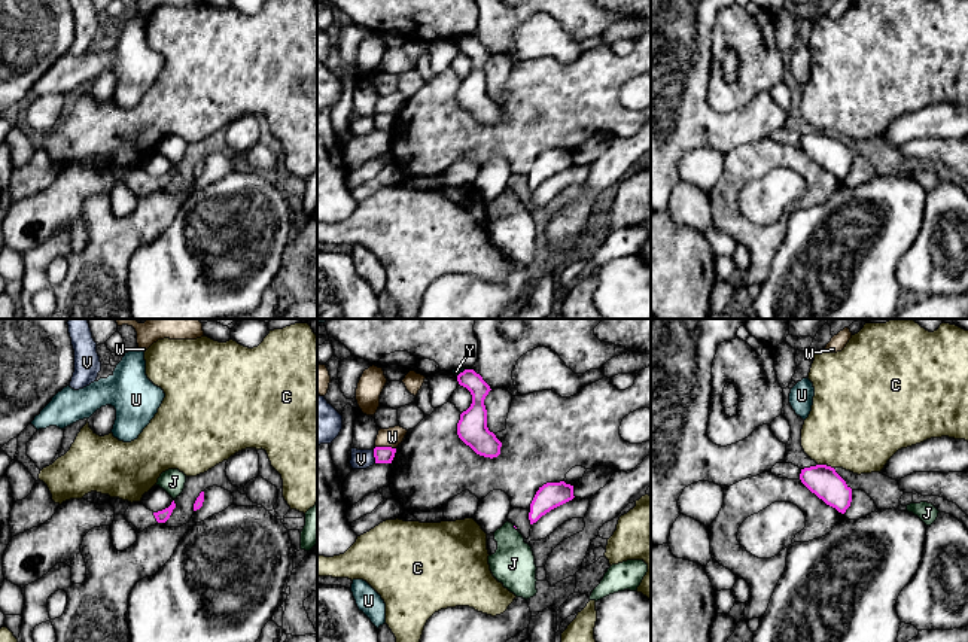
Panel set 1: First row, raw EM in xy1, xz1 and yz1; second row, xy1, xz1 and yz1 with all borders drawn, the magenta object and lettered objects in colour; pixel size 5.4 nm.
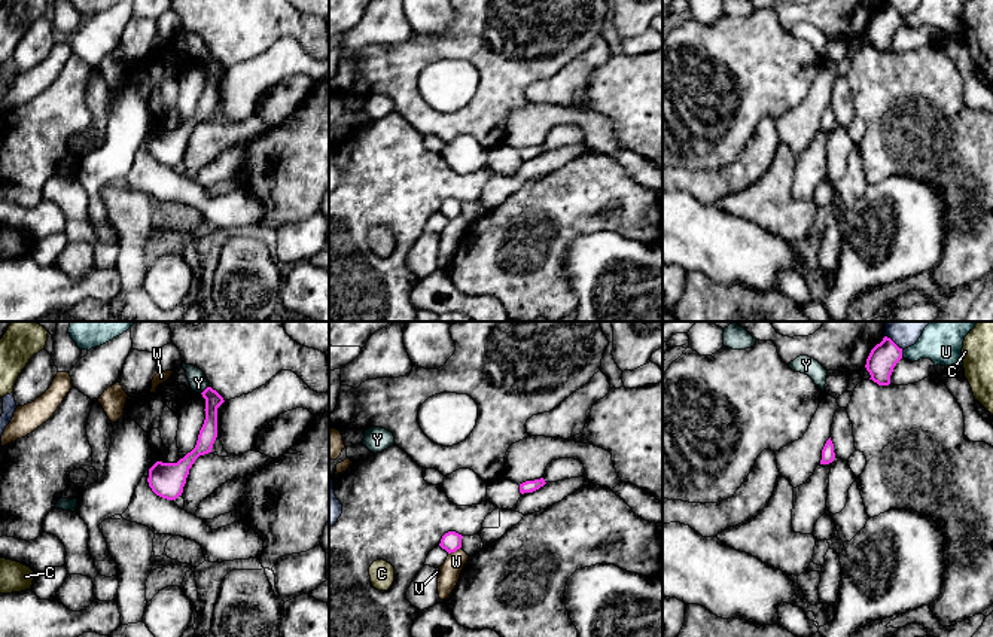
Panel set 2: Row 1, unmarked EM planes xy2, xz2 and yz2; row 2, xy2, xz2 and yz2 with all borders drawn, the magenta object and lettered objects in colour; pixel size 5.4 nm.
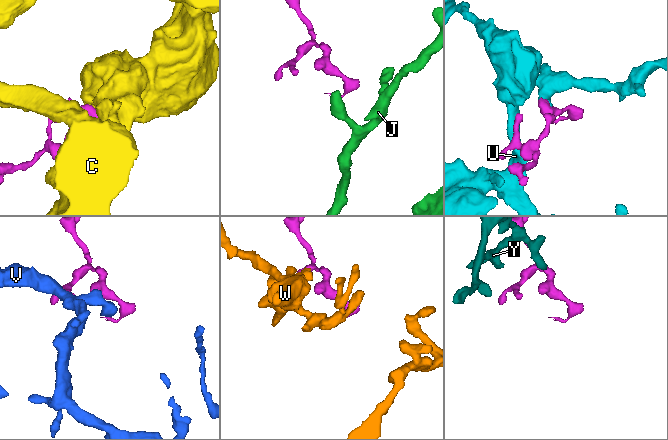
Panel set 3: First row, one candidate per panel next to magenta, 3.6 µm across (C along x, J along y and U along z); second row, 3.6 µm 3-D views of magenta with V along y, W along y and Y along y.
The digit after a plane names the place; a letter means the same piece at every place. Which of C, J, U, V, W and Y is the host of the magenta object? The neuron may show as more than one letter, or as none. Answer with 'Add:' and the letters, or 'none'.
Add: none

